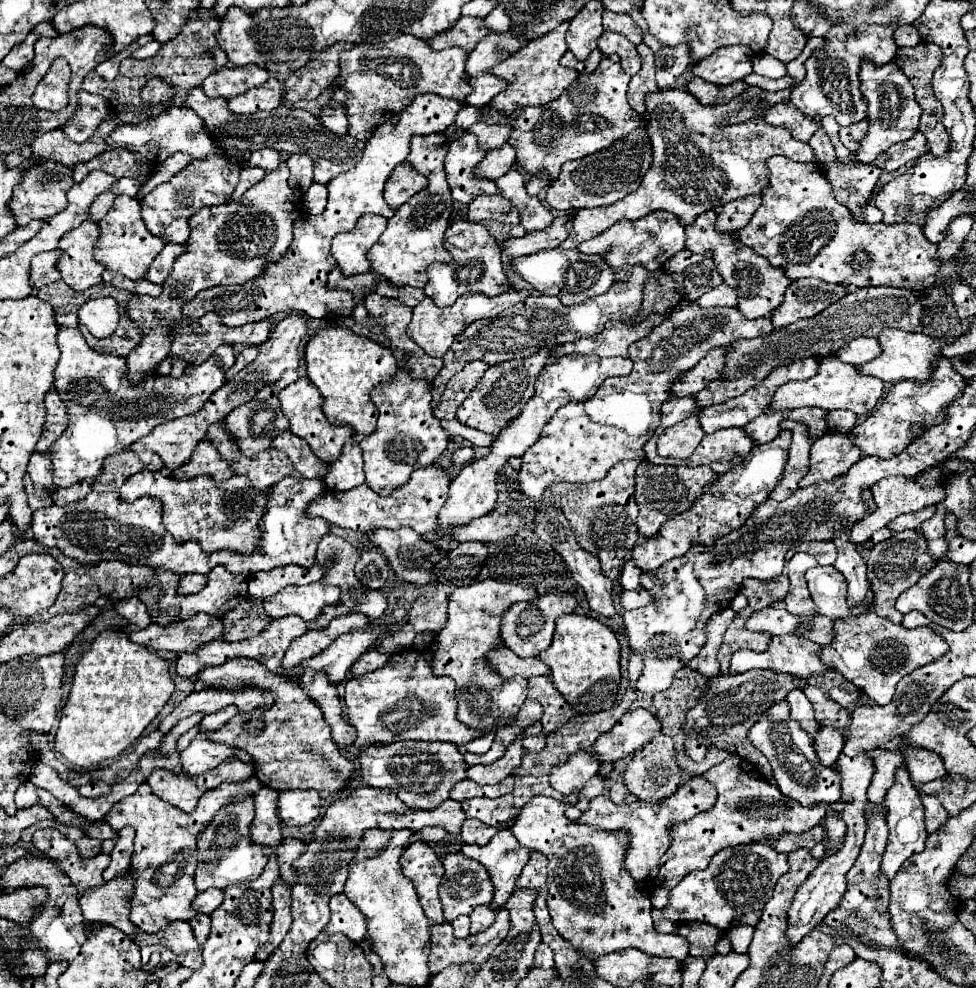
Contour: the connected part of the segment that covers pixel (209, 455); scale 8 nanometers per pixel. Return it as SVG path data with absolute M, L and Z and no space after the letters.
M204 437L202 443L198 443L198 447L192 453L192 459L186 465L172 471L172 477L180 479L180 481L194 479L200 475L208 475L216 483L222 483L232 477L230 465L226 465L226 459L222 459L218 447L214 447L214 443L208 437Z

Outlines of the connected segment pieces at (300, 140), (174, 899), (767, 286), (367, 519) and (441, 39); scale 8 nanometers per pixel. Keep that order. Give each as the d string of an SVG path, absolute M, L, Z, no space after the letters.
M196 87L196 91L190 91L190 95L186 95L186 105L188 109L194 109L198 113L198 117L204 121L206 131L210 131L210 135L216 135L216 143L222 143L222 147L234 147L234 151L256 151L262 147L270 147L276 151L296 151L296 153L306 153L312 157L314 161L314 181L316 183L328 183L332 177L352 169L364 151L364 143L366 141L358 141L350 135L346 137L338 137L338 135L330 135L330 131L326 131L326 127L322 127L322 121L312 115L310 111L296 111L296 109L288 109L284 105L276 107L274 111L260 111L254 115L234 115L228 105L226 99L216 97L210 99L202 93L200 87Z
M250 777L244 783L222 783L220 787L202 795L198 807L192 813L178 811L170 803L162 803L156 795L152 795L150 787L142 783L138 791L130 797L118 801L104 817L104 821L114 829L120 831L126 825L134 827L134 853L130 869L134 871L134 897L132 897L132 913L130 921L146 931L156 933L170 921L190 921L196 911L192 909L192 901L198 895L194 887L194 869L196 869L196 837L202 829L210 823L214 813L224 807L230 799L244 799L246 795L256 795L262 789L258 779Z
M714 211L696 217L696 221L690 227L686 227L686 249L690 249L692 253L706 253L712 249L714 251L712 259L716 261L724 283L728 283L738 291L738 309L742 311L742 315L746 315L746 319L768 317L774 309L782 305L784 291L786 287L790 287L792 281L786 277L786 273L782 273L782 269L772 267L766 257L758 257L754 251L750 251L750 247L742 245L734 235L716 231L714 221L716 221Z
M430 465L430 467L414 471L414 475L410 475L408 483L394 489L386 497L380 497L366 483L362 483L348 491L326 491L324 495L320 495L320 499L314 499L316 503L312 503L310 509L306 509L306 513L310 517L324 517L330 525L346 527L346 529L354 529L354 531L358 531L358 529L372 531L378 527L384 527L384 529L410 527L416 533L424 535L424 533L436 529L438 511L442 509L442 505L448 497L448 485L450 485L450 479L444 475L444 471Z
M462 17L450 31L436 35L434 41L430 41L430 49L434 51L442 51L448 47L462 47L468 55L474 51L474 47L480 43L482 37L490 35L494 31L490 31L484 25L484 19L478 17Z

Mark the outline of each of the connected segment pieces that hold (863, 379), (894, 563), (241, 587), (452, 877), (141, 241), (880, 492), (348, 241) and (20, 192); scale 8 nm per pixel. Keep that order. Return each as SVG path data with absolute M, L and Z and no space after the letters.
M824 357L820 363L820 373L814 375L812 379L790 381L790 383L784 383L782 387L778 387L766 413L790 411L790 409L798 409L798 407L818 407L824 411L848 409L856 415L866 415L876 407L876 403L882 395L882 389L884 389L884 383L880 379L860 375L854 365L842 363L838 357Z
M902 531L902 533L894 533L888 541L876 543L874 549L868 555L868 581L870 581L870 589L874 595L874 613L880 617L886 617L894 623L902 623L902 613L896 611L894 603L898 599L900 593L904 593L906 589L910 589L924 573L928 573L936 561L928 555L926 551L926 543L922 541L924 537L918 535L918 531Z
M214 567L210 571L210 583L196 595L180 595L176 589L178 589L178 575L172 573L172 571L160 571L156 569L158 573L158 579L160 579L160 585L162 585L162 599L158 603L160 609L170 609L170 607L176 607L180 609L180 619L188 619L196 613L208 613L208 615L214 615L214 617L222 617L228 609L236 607L240 603L240 599L248 599L248 577L246 575L232 575L228 573L224 567Z
M452 851L446 855L438 855L446 873L440 881L440 901L442 901L442 909L444 909L444 917L448 921L456 919L458 915L470 915L470 911L478 905L488 905L492 901L492 891L494 885L488 877L488 871L484 865L480 865L474 859L468 859L462 851Z
M118 195L114 199L112 209L100 219L100 239L96 243L94 255L98 263L102 263L110 271L118 271L130 279L140 279L148 271L148 265L154 261L154 255L162 251L166 245L164 239L154 237L140 215L140 203L128 195Z
M886 477L882 481L878 481L874 487L872 487L872 495L874 497L880 497L880 503L876 501L876 509L874 513L868 513L862 521L858 521L852 531L850 531L850 541L854 543L862 543L866 539L870 539L870 535L882 527L886 527L886 523L890 523L892 519L896 519L898 515L902 513L912 513L912 511L918 511L922 507L928 507L928 505L938 505L942 499L944 499L944 487L938 485L934 489L926 489L922 485L918 485L916 477Z
M362 215L350 233L340 233L332 239L332 257L344 277L370 271L366 253L378 241L384 227L386 219L382 215Z
M42 161L40 165L28 169L22 177L22 181L14 187L12 199L10 199L10 213L16 219L16 225L22 227L30 223L32 219L46 219L56 213L60 213L66 207L66 193L74 185L72 181L72 169L60 163Z

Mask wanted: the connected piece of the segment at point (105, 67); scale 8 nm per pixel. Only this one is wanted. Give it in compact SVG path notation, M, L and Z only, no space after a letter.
M132 43L128 49L124 49L124 51L116 53L116 55L114 55L114 57L110 57L108 61L100 63L100 65L96 67L96 73L98 73L102 79L114 79L114 77L118 75L120 61L122 61L122 59L126 59L126 57L130 57L136 49L138 49L138 43Z

